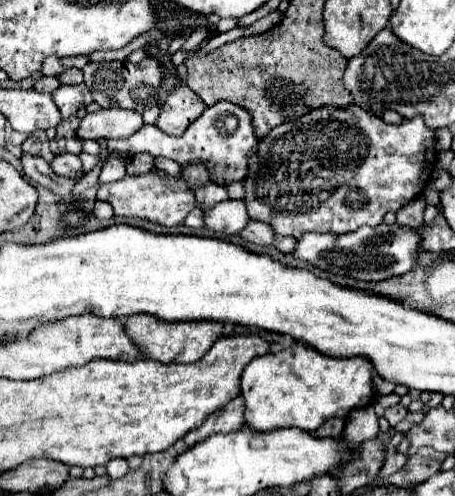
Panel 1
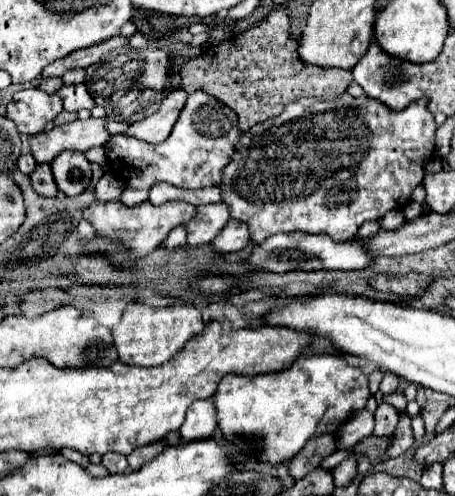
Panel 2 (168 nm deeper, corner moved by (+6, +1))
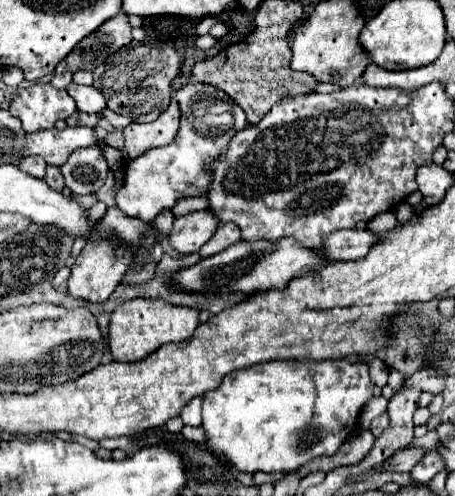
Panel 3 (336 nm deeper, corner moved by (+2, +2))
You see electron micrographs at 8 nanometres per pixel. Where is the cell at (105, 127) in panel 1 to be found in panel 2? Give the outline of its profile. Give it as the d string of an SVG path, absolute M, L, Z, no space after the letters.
M86 119L72 121L68 125L58 125L52 131L42 131L30 137L30 151L38 163L52 163L56 155L64 149L88 151L96 145L108 143L110 135L106 131L106 119Z

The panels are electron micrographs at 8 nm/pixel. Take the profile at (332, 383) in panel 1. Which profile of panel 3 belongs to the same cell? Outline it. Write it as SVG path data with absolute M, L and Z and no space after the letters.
M346 358L344 360L328 360L328 362L276 362L276 366L252 366L252 370L236 370L236 372L228 374L218 388L204 394L202 428L206 430L206 436L208 436L206 446L218 454L224 454L226 460L240 472L254 474L260 470L260 472L274 472L276 474L276 472L298 470L300 466L304 466L312 458L324 456L324 454L334 454L338 450L338 446L354 432L358 414L364 408L364 404L372 398L372 390L374 390L374 384L370 382L370 376L368 376L368 364L350 362Z

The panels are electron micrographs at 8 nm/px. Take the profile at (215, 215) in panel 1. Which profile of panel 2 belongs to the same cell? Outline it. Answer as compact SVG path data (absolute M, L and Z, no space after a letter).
M224 203L198 207L196 215L186 223L186 243L192 247L210 243L224 229L228 219L230 213Z

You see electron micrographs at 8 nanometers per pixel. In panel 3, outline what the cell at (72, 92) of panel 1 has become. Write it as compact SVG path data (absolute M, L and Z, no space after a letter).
M72 82L66 88L66 92L74 98L78 110L82 110L82 112L100 112L102 108L106 108L104 96L94 86L80 86L80 84Z

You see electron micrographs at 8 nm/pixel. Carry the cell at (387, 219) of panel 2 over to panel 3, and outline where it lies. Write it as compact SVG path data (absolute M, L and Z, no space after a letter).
M384 212L384 214L378 214L376 218L372 218L372 222L368 222L368 230L376 232L376 234L386 234L386 232L392 232L394 228L398 226L398 220L392 212Z

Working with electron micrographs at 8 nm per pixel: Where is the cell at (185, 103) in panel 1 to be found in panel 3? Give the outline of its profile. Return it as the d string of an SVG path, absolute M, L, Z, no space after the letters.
M172 100L170 106L154 122L148 124L132 122L130 126L124 128L126 144L122 148L122 156L126 160L132 160L140 156L146 148L170 144L172 138L176 138L178 122L180 122L180 108L176 100Z

